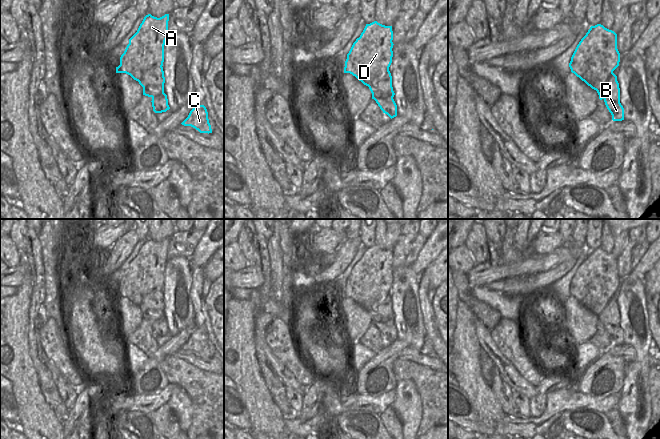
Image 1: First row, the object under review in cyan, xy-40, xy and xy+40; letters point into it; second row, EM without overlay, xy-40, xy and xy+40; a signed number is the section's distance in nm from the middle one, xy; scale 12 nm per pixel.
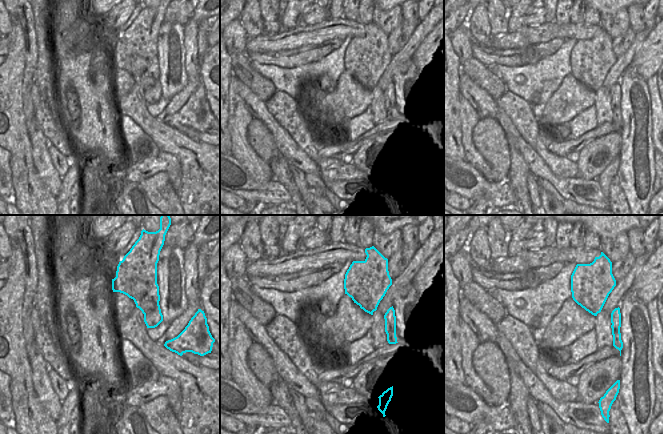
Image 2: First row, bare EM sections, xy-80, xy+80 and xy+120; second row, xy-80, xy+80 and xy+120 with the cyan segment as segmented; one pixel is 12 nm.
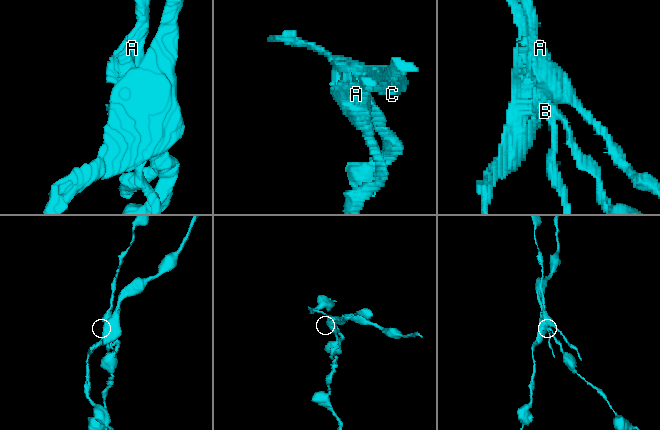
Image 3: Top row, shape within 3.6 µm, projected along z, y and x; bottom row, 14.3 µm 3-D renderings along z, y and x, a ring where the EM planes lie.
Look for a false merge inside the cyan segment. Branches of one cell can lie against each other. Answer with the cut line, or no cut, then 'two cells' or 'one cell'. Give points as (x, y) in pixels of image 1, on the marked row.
xy-40 (161, 65), (156, 65), (150, 69), (139, 82) | two cells

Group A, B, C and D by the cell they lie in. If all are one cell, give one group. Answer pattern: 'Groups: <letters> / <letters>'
Groups: A D / B C.

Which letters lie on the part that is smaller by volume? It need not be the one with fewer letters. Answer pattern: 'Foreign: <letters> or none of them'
Foreign: A, D

